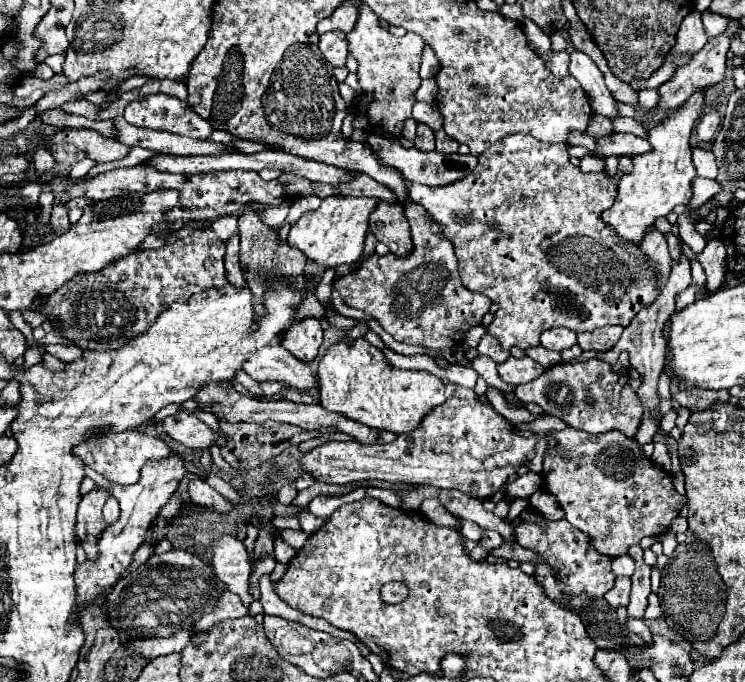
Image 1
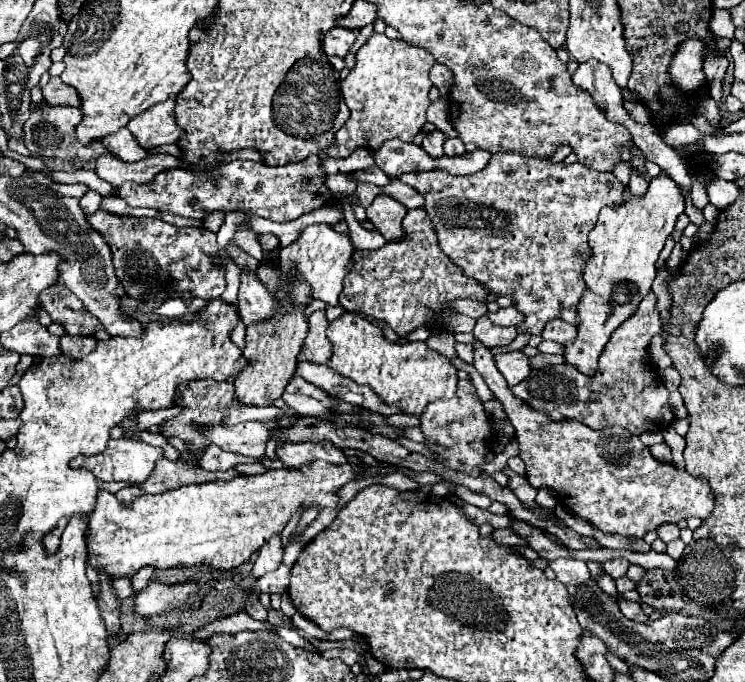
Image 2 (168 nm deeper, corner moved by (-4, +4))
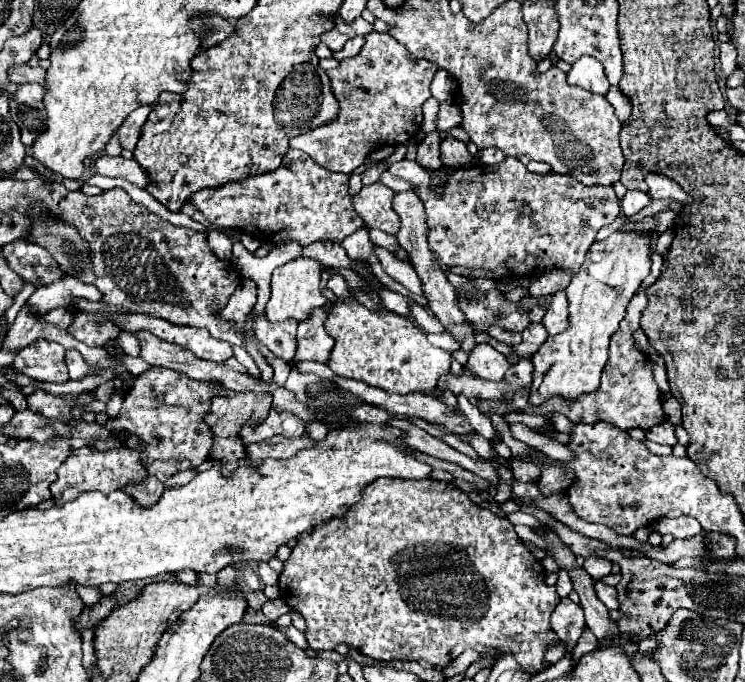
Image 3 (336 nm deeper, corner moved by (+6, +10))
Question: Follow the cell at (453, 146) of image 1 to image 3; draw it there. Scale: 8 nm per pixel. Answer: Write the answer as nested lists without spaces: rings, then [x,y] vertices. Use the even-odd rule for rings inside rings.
[[[447,138],[441,142],[441,160],[449,168],[467,168],[473,164],[473,156],[467,146],[455,138]]]

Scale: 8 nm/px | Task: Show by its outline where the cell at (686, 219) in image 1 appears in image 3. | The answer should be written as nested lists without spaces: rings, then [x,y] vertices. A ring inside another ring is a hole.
[[[581,56],[573,68],[567,74],[567,82],[573,86],[579,86],[583,90],[589,90],[593,94],[607,94],[609,80],[601,68],[601,62],[591,56]]]

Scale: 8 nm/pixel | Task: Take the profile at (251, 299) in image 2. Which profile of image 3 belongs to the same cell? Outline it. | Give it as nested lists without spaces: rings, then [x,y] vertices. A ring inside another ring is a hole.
[[[261,314],[261,316],[255,316],[253,328],[255,328],[257,340],[265,344],[277,358],[293,360],[295,348],[297,348],[297,340],[295,340],[297,324],[293,324],[293,320],[285,324],[269,324],[269,320],[265,320],[265,314]]]

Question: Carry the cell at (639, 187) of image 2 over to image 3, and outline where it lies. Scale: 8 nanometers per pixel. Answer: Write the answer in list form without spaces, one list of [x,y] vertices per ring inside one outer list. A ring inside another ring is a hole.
[[[629,190],[627,194],[625,194],[625,198],[621,200],[621,208],[623,208],[623,216],[635,216],[635,214],[639,214],[647,204],[651,202],[651,198],[649,198],[649,194],[645,194],[645,192],[639,192],[639,190]]]

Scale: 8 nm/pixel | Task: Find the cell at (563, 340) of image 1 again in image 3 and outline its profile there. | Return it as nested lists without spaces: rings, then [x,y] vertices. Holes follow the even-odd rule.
[[[561,290],[561,292],[553,294],[553,300],[551,300],[547,314],[543,318],[543,326],[553,336],[553,334],[559,334],[567,328],[567,324],[569,324],[567,318],[569,318],[569,302],[567,302],[565,290]]]

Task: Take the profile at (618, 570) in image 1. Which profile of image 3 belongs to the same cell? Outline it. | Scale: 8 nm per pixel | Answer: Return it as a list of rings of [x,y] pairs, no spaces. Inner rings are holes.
[[[589,556],[583,562],[583,568],[587,570],[587,574],[593,580],[601,580],[603,576],[611,574],[611,562],[607,558],[599,558],[599,556]]]

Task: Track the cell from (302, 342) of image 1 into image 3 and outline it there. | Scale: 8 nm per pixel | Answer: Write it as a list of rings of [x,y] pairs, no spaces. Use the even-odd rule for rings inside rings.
[[[317,308],[317,312],[313,312],[313,320],[305,320],[305,324],[299,324],[299,328],[297,328],[297,354],[293,358],[295,362],[313,360],[313,362],[325,364],[329,360],[335,342],[325,332],[325,326],[323,326],[327,316],[329,316],[327,310]]]

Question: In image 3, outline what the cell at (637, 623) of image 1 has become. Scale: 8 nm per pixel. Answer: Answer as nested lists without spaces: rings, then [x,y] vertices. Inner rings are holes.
[[[595,582],[595,592],[607,604],[609,610],[615,610],[617,608],[617,590],[613,586],[607,586],[603,582]]]

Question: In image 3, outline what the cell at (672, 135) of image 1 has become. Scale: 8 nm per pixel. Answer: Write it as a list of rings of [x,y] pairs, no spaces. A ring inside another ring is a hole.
[[[621,232],[619,236],[609,236],[603,242],[591,244],[585,262],[577,276],[573,276],[571,284],[565,288],[569,296],[569,328],[557,336],[549,336],[547,342],[539,348],[539,352],[531,358],[533,362],[533,384],[529,404],[533,408],[545,404],[549,398],[559,396],[563,400],[579,400],[583,394],[595,392],[599,388],[599,378],[603,366],[609,356],[609,340],[613,332],[617,332],[619,322],[625,318],[625,308],[645,276],[649,274],[651,258],[649,258],[649,238],[633,236],[633,232]]]

